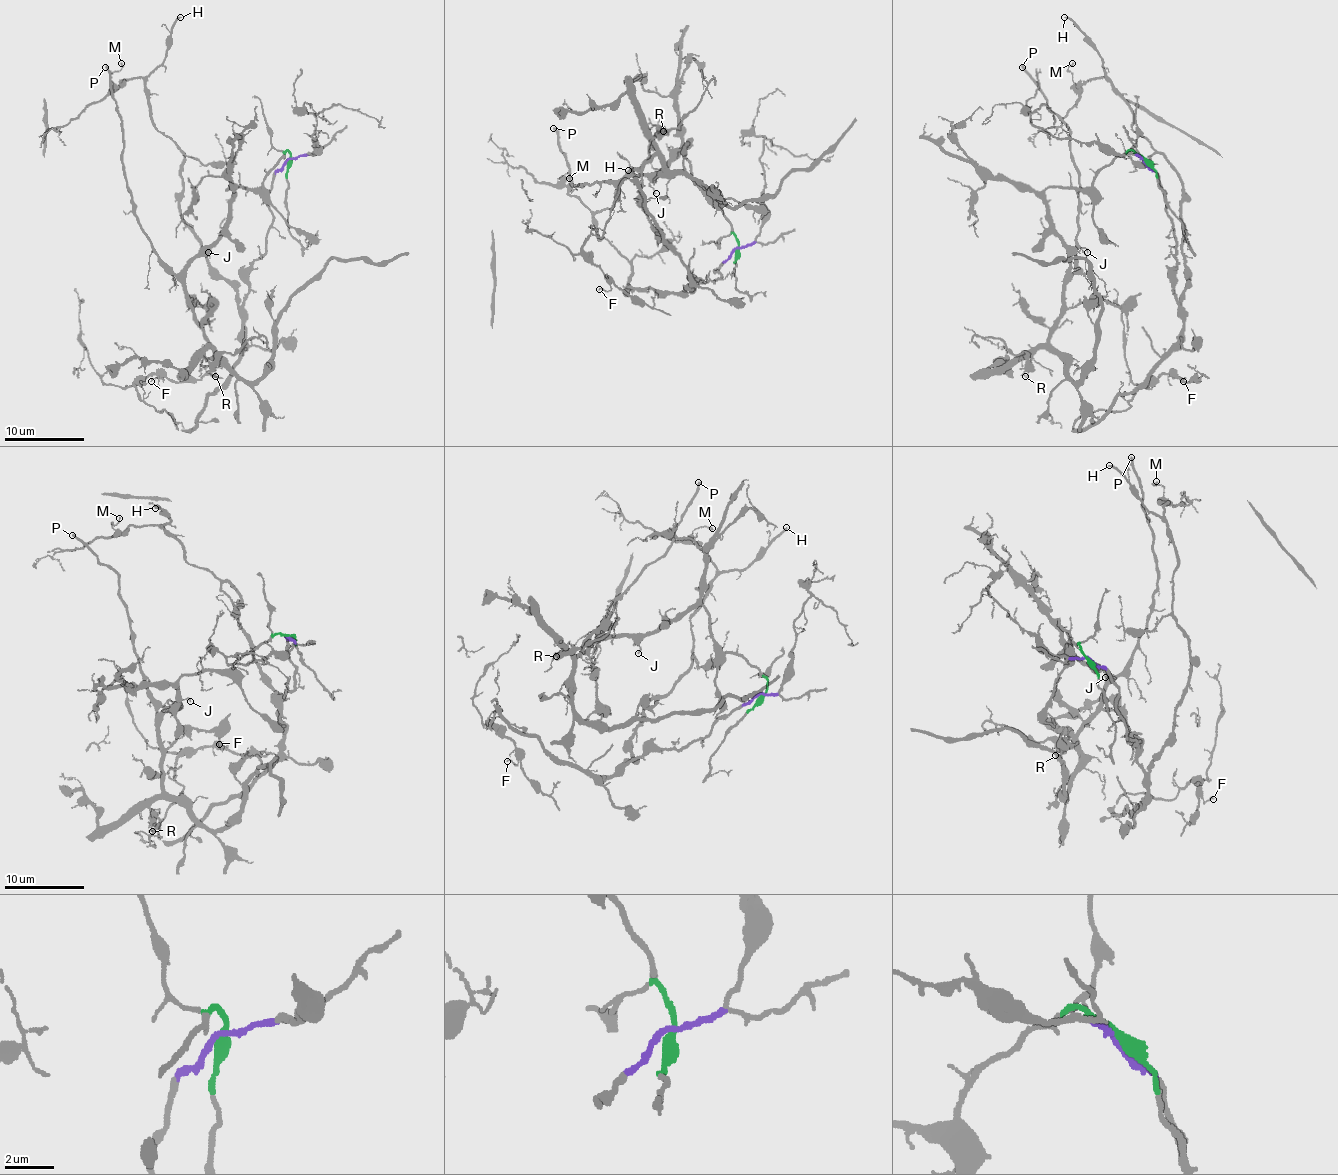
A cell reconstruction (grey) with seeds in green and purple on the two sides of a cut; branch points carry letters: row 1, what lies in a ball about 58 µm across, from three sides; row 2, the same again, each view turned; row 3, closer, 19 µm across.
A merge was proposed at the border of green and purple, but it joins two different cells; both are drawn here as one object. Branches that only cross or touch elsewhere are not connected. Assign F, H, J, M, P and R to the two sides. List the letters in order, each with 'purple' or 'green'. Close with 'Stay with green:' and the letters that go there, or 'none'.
F: purple
H: purple
J: green
M: purple
P: green
R: green
Stay with green: J, P, R

